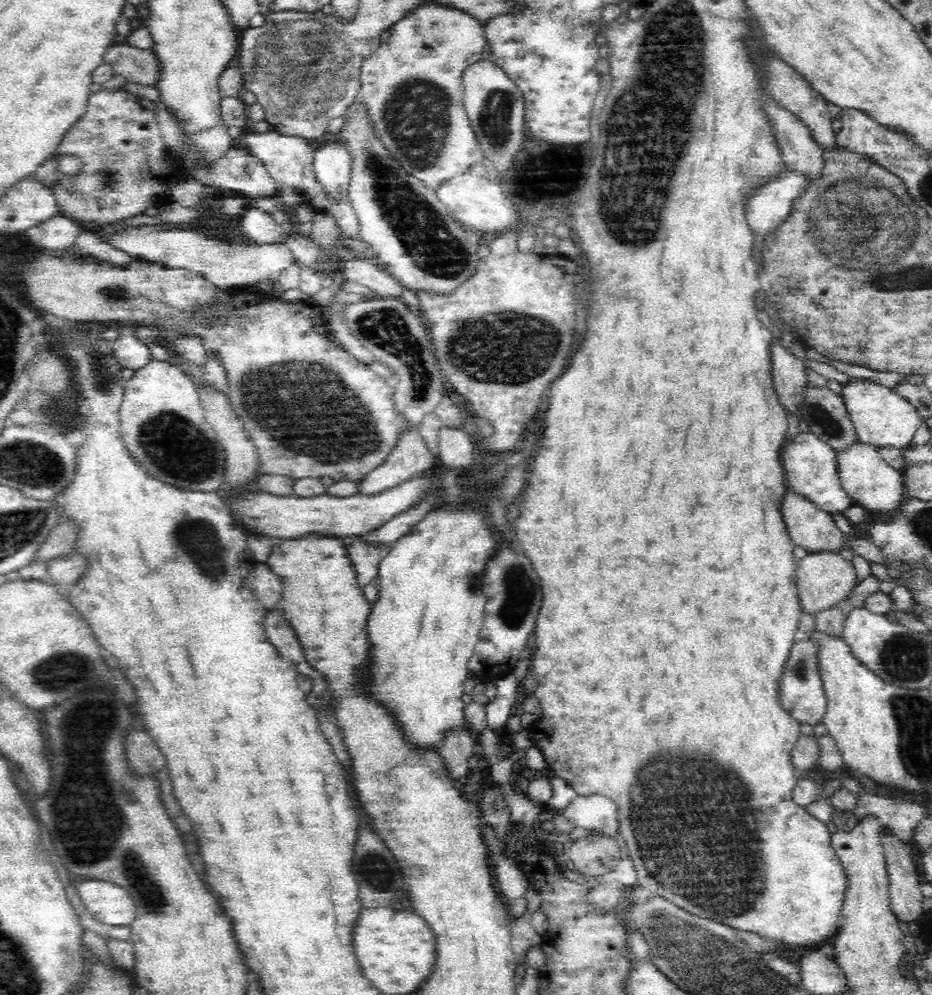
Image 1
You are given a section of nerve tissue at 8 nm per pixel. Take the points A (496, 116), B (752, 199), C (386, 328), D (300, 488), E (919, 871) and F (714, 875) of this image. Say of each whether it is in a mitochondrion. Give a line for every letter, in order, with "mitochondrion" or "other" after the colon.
A: mitochondrion
B: other
C: mitochondrion
D: other
E: other
F: mitochondrion

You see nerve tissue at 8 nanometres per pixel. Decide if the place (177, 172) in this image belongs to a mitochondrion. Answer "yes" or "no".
no

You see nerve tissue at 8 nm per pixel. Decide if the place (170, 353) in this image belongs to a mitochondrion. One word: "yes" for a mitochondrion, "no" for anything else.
no

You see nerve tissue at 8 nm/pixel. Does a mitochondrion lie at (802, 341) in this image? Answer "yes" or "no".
no

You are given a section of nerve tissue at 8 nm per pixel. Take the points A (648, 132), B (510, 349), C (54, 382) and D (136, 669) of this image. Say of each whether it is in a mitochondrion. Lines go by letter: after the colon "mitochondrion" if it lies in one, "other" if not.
A: mitochondrion
B: mitochondrion
C: mitochondrion
D: other

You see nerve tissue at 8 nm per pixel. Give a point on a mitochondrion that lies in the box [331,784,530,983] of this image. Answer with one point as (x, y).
(376, 870)

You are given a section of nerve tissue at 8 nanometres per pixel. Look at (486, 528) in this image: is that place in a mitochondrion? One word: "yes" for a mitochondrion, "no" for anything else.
no

